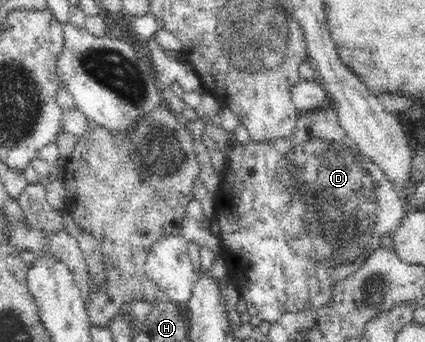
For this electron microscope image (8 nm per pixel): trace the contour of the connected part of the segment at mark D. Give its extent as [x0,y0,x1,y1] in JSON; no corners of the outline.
[215,105,405,323]

